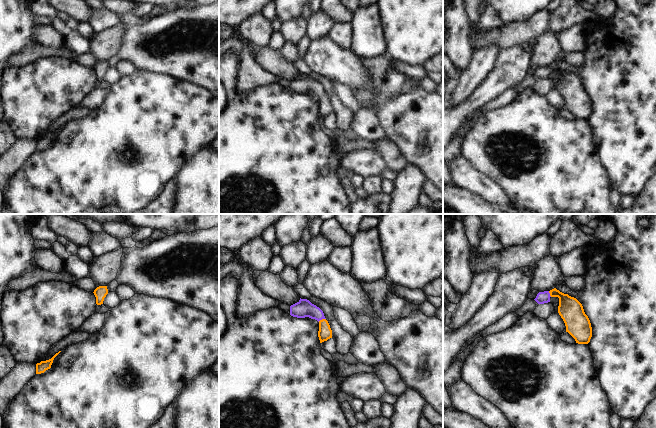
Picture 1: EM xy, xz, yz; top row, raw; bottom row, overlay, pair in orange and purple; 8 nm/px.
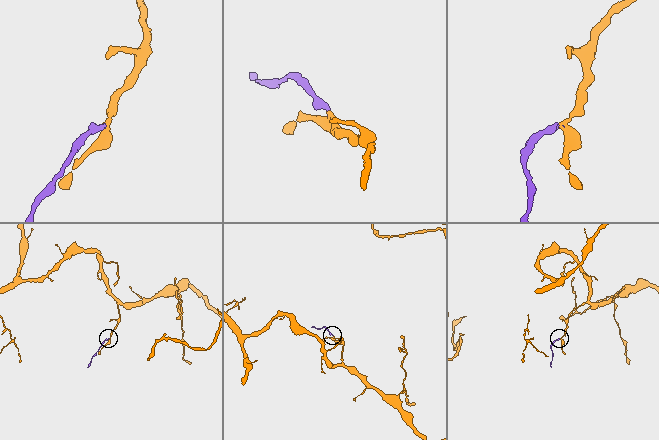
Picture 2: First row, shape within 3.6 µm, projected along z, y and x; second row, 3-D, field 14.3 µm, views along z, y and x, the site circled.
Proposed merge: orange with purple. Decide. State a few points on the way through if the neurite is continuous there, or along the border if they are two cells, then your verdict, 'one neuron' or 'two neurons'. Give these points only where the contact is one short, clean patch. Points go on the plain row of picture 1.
across xz (325, 108), (322, 95), (315, 88), (304, 84) | one neuron

